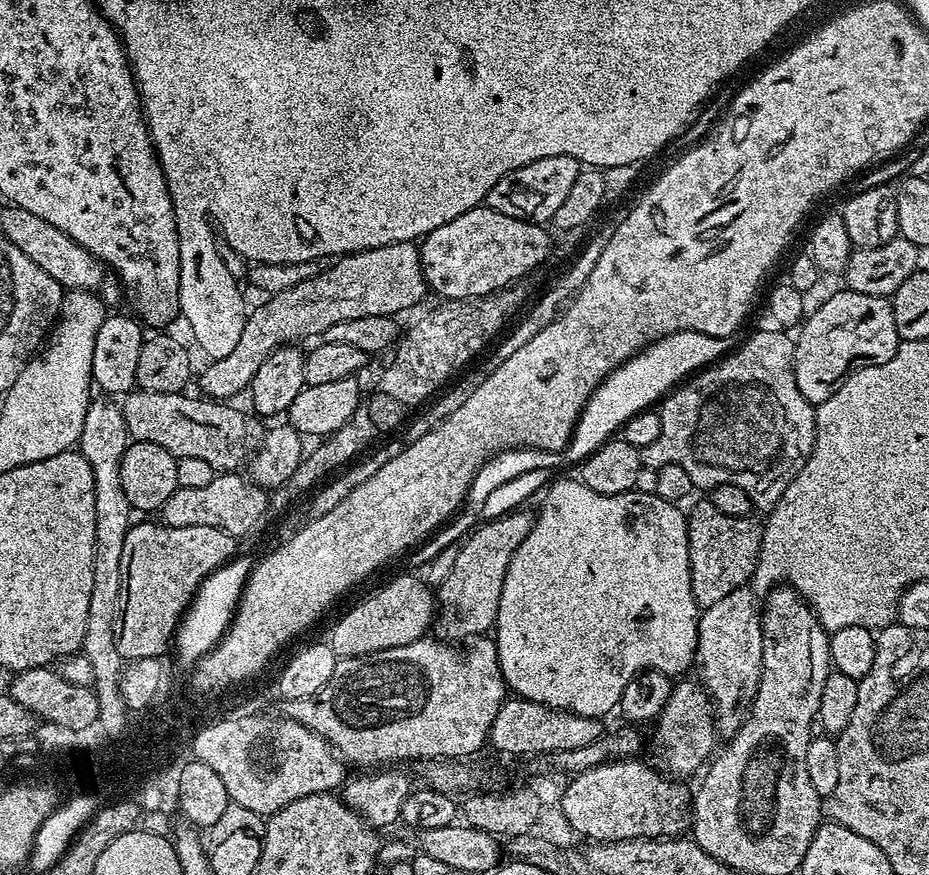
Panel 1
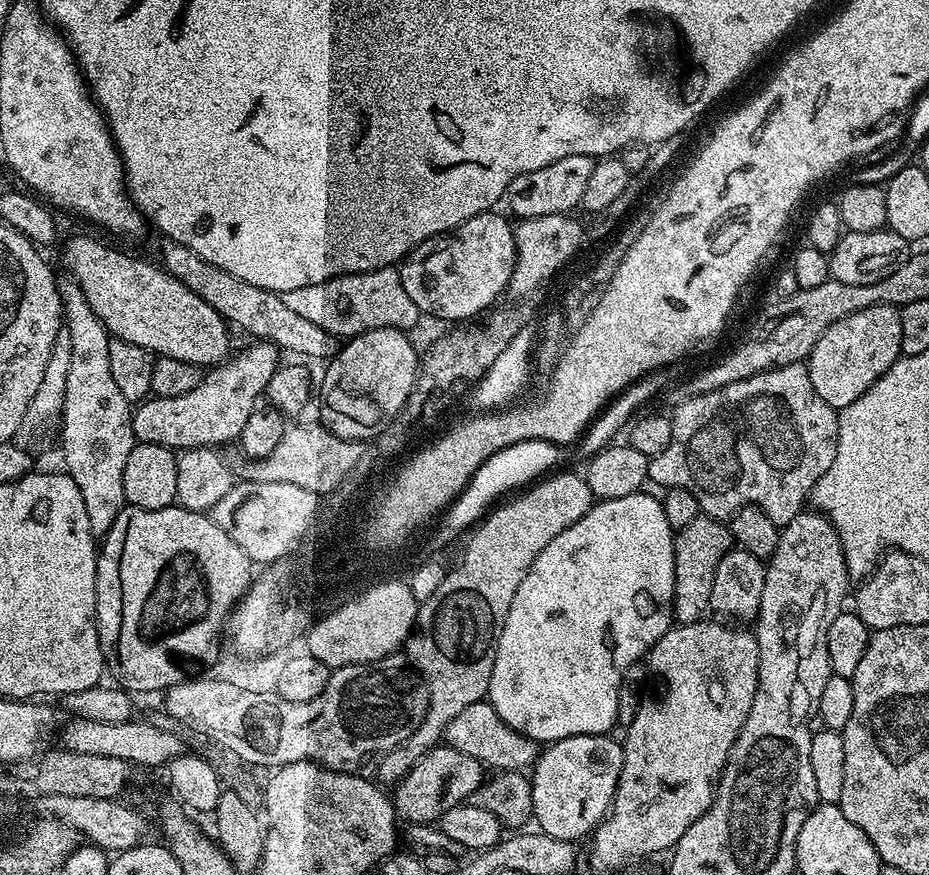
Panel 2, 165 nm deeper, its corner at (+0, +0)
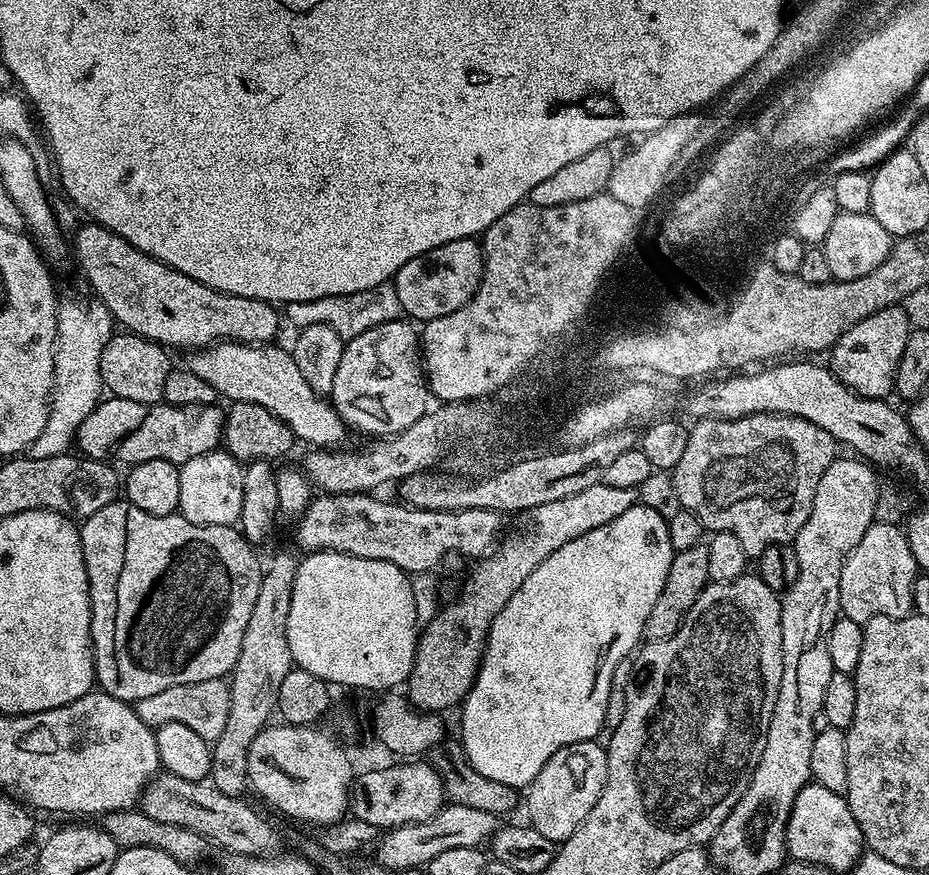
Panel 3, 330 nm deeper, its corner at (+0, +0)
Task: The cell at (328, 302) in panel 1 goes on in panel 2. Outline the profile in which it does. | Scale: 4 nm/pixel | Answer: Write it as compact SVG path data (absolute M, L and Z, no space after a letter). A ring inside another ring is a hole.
M252 342L249 348L229 355L223 364L209 367L187 394L178 398L151 398L137 403L132 413L132 429L141 444L161 444L173 450L186 448L207 448L221 446L230 440L239 441L242 426L250 419L250 414L261 403L268 391L270 378L282 360L278 358L275 345L265 342Z

